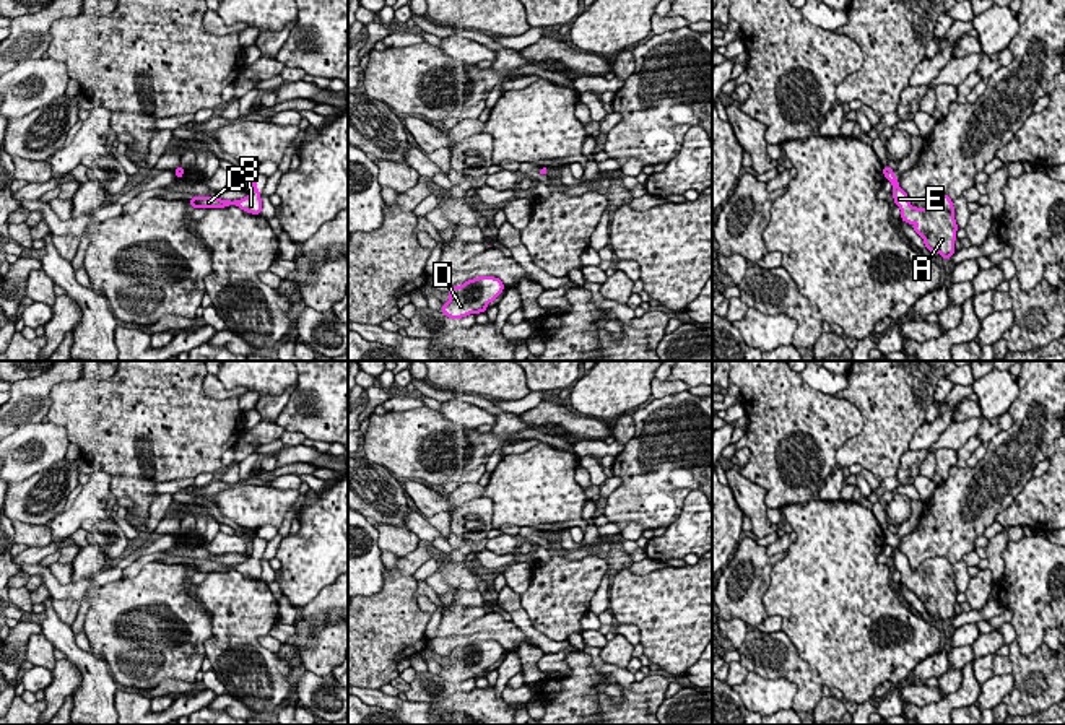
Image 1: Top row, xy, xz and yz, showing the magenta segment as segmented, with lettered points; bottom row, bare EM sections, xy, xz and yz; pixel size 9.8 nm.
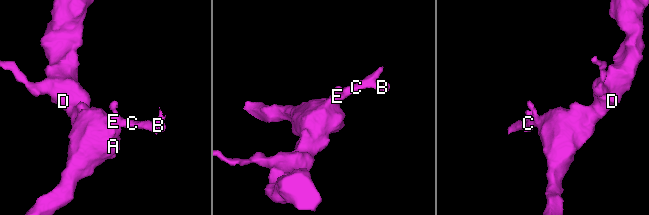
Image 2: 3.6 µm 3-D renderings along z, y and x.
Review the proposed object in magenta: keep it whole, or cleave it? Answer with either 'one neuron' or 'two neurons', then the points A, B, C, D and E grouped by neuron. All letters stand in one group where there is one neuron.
one neuron; A B C D E

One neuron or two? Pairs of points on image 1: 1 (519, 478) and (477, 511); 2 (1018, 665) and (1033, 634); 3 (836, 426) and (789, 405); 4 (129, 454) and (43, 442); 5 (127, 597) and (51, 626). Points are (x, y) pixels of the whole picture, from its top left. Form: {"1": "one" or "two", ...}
{"1": "two", "2": "two", "3": "one", "4": "two", "5": "two"}

